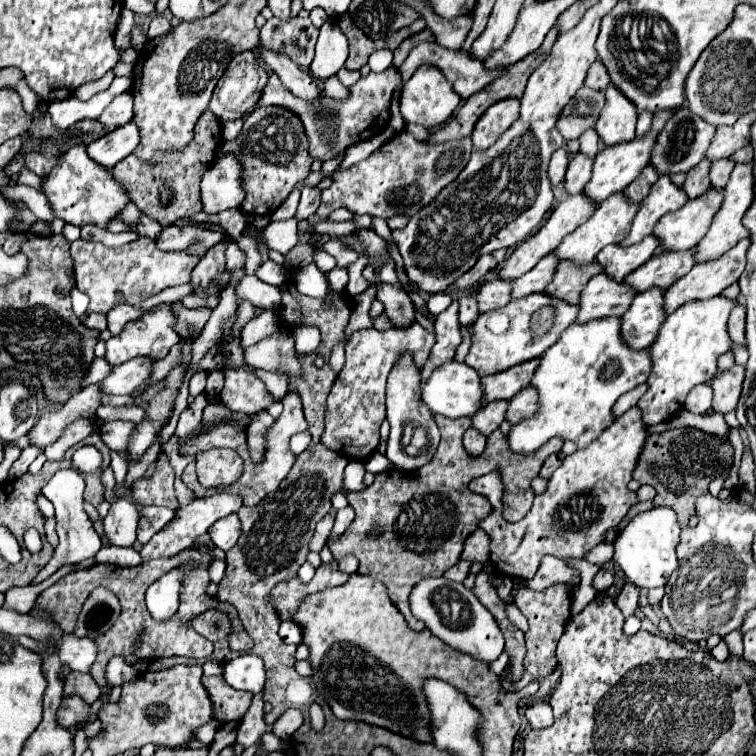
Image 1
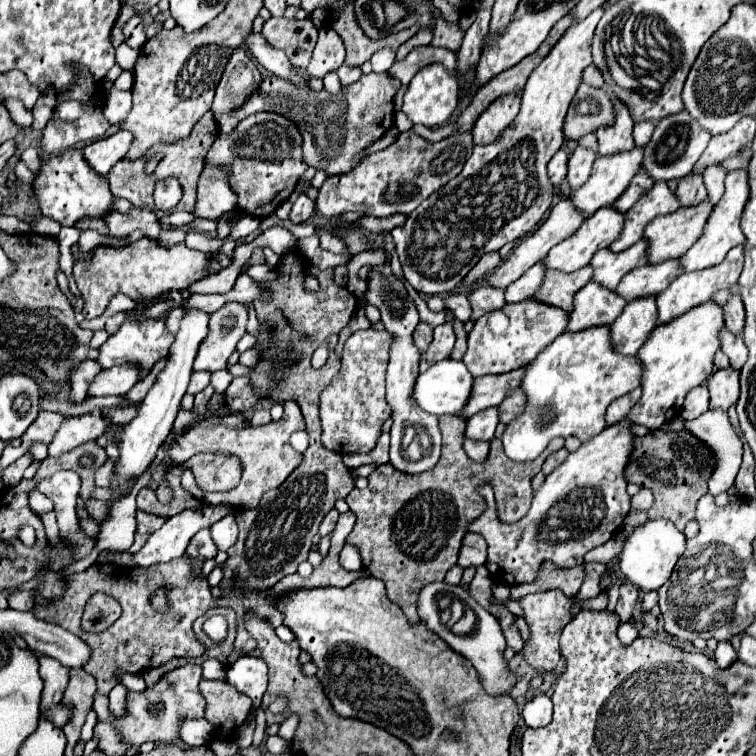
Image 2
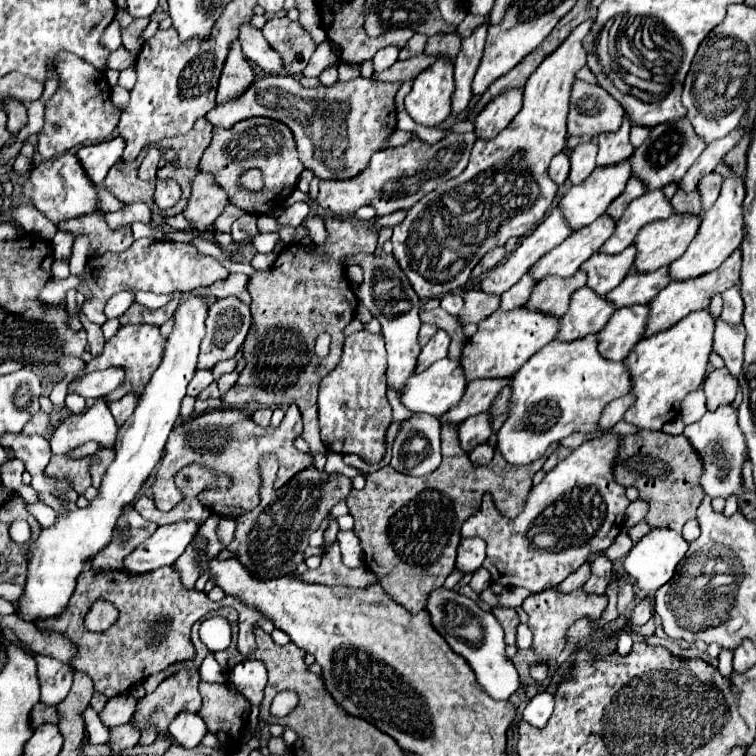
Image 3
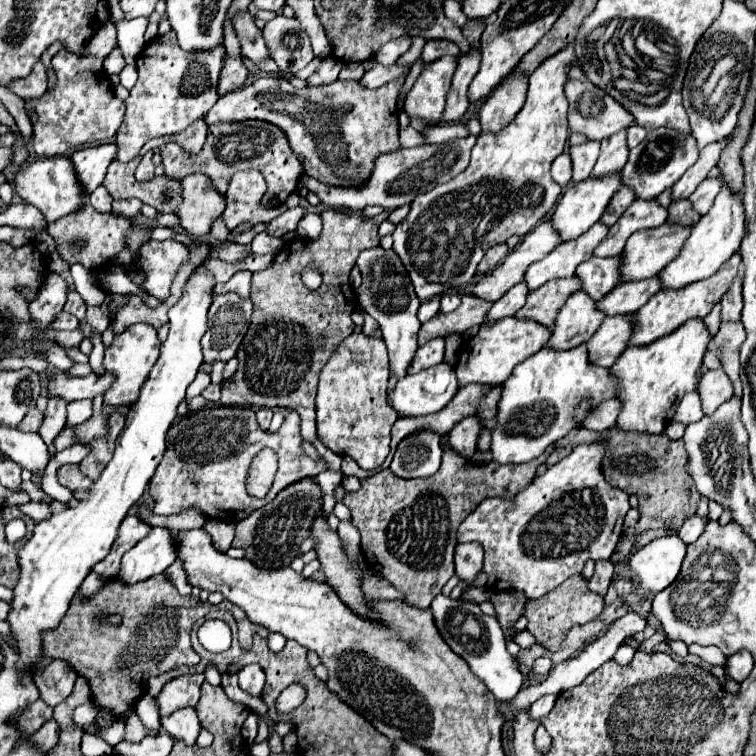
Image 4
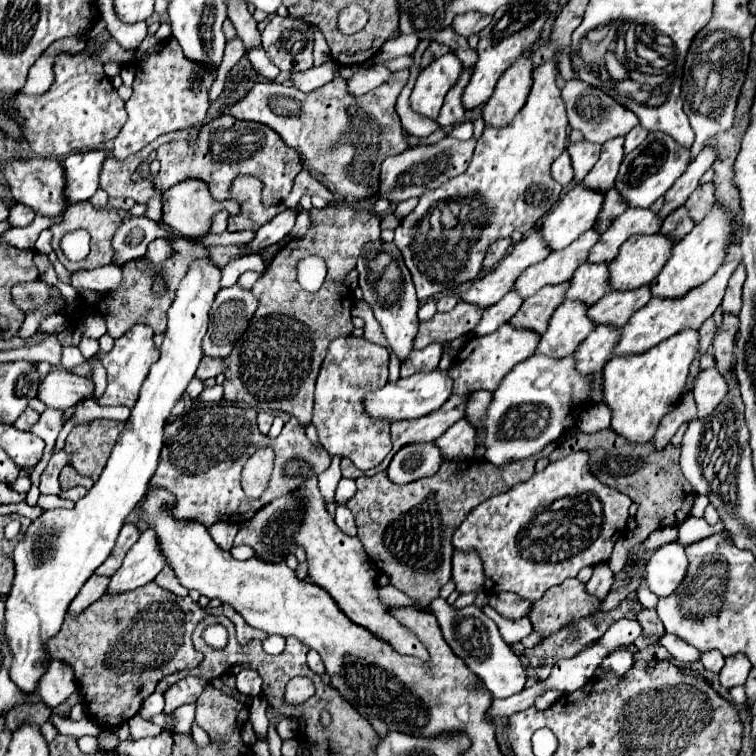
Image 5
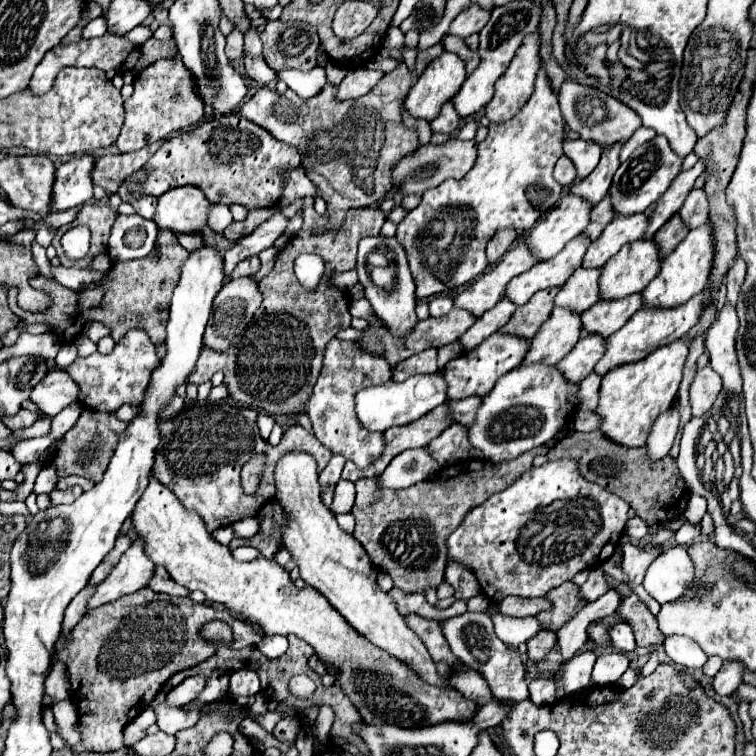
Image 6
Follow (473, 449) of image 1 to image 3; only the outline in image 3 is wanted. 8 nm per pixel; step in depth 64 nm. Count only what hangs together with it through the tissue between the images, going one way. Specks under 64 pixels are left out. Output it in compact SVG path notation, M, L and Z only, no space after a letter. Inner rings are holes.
M478 444L478 446L474 446L474 448L468 452L472 464L476 464L476 466L488 464L488 462L492 460L492 454L494 454L494 448L488 446L488 444Z

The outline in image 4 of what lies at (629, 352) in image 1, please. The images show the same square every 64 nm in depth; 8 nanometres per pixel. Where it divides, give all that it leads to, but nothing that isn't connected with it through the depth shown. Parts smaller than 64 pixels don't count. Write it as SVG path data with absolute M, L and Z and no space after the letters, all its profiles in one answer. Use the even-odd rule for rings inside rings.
M580 344L572 350L554 350L542 348L522 364L518 364L512 376L502 384L502 400L498 404L498 426L492 432L492 456L500 464L522 464L538 458L550 444L564 438L568 432L582 428L586 416L598 408L602 402L616 398L620 380L610 372L610 368L596 366L588 360L586 344Z

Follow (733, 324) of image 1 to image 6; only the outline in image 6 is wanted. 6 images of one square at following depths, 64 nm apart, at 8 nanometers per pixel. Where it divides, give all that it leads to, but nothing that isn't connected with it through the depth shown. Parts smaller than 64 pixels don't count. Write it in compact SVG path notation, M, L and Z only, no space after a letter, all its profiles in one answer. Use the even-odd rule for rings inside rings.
M736 258L730 268L728 268L728 274L726 274L726 302L736 306L738 302L738 294L740 294L740 286L744 282L744 276L746 276L746 264L742 258Z

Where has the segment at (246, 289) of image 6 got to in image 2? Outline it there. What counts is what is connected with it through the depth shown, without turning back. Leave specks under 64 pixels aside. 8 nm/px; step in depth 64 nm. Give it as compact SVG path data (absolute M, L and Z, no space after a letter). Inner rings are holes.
M228 302L210 316L210 334L200 344L194 370L216 372L226 368L230 354L246 332L248 310L244 304Z

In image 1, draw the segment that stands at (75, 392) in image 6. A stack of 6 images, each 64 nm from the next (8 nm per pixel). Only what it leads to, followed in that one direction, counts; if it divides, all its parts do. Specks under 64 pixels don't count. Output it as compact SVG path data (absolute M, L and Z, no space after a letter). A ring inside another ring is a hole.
M152 358L128 360L128 364L116 366L112 374L100 382L100 388L104 388L106 394L132 394L150 378L154 362Z

